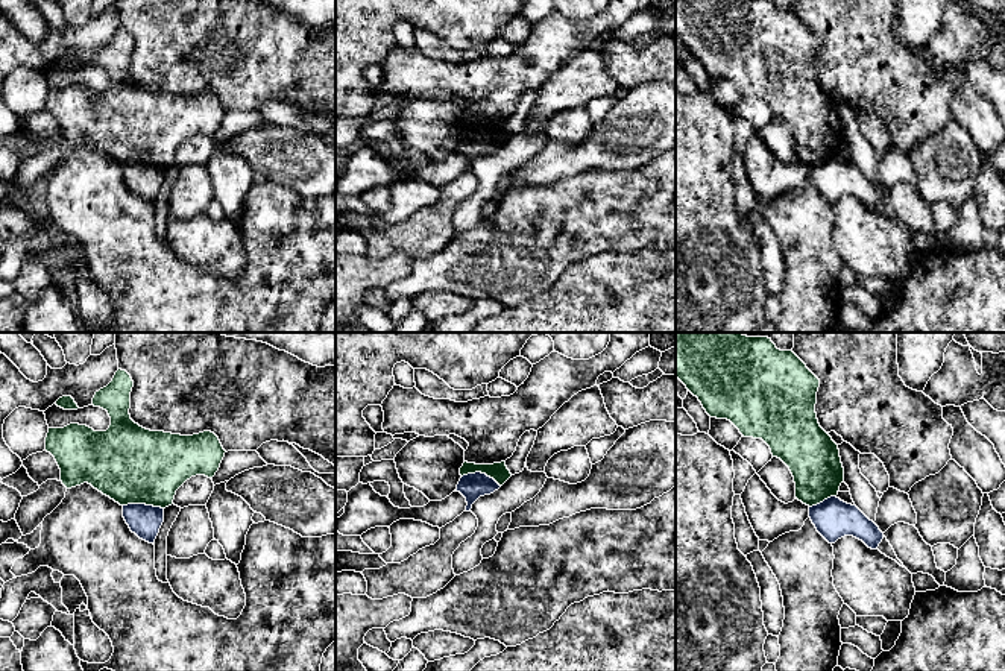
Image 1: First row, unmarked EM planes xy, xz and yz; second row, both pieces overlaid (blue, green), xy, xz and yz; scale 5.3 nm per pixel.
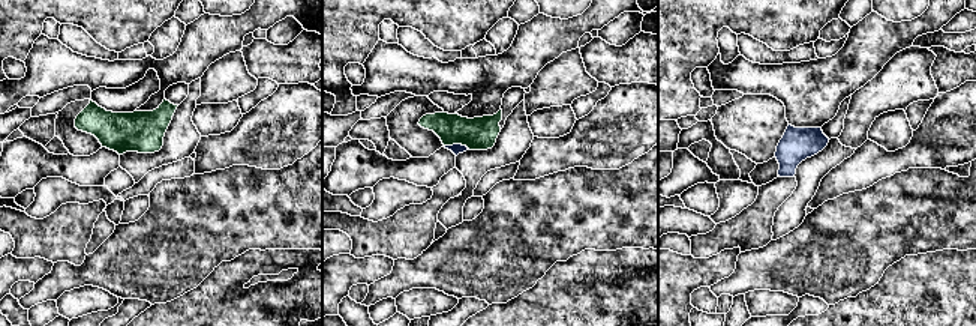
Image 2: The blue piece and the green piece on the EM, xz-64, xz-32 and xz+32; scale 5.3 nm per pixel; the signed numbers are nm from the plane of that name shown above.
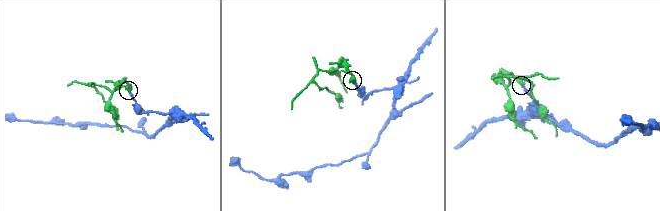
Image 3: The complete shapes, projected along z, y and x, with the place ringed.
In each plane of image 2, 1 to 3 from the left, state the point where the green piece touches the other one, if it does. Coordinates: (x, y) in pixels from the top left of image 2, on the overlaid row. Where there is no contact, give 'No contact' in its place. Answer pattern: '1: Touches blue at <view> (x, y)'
1: No contact
2: Touches blue at xz-32 (458, 144)
3: No contact

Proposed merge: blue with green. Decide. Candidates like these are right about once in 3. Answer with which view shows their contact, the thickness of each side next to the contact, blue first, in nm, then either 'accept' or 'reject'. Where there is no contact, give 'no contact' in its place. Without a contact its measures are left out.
contact in xy; calibres 170 and 420 nm; reject

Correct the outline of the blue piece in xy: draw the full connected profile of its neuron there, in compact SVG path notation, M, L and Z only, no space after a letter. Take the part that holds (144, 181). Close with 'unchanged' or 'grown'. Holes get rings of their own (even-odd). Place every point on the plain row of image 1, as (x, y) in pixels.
M146 164L123 165L123 178L131 191L153 203L164 182L164 169Z; unchanged

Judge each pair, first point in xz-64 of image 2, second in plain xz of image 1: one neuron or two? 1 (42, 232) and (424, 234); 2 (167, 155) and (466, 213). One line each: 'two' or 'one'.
1: one
2: one

